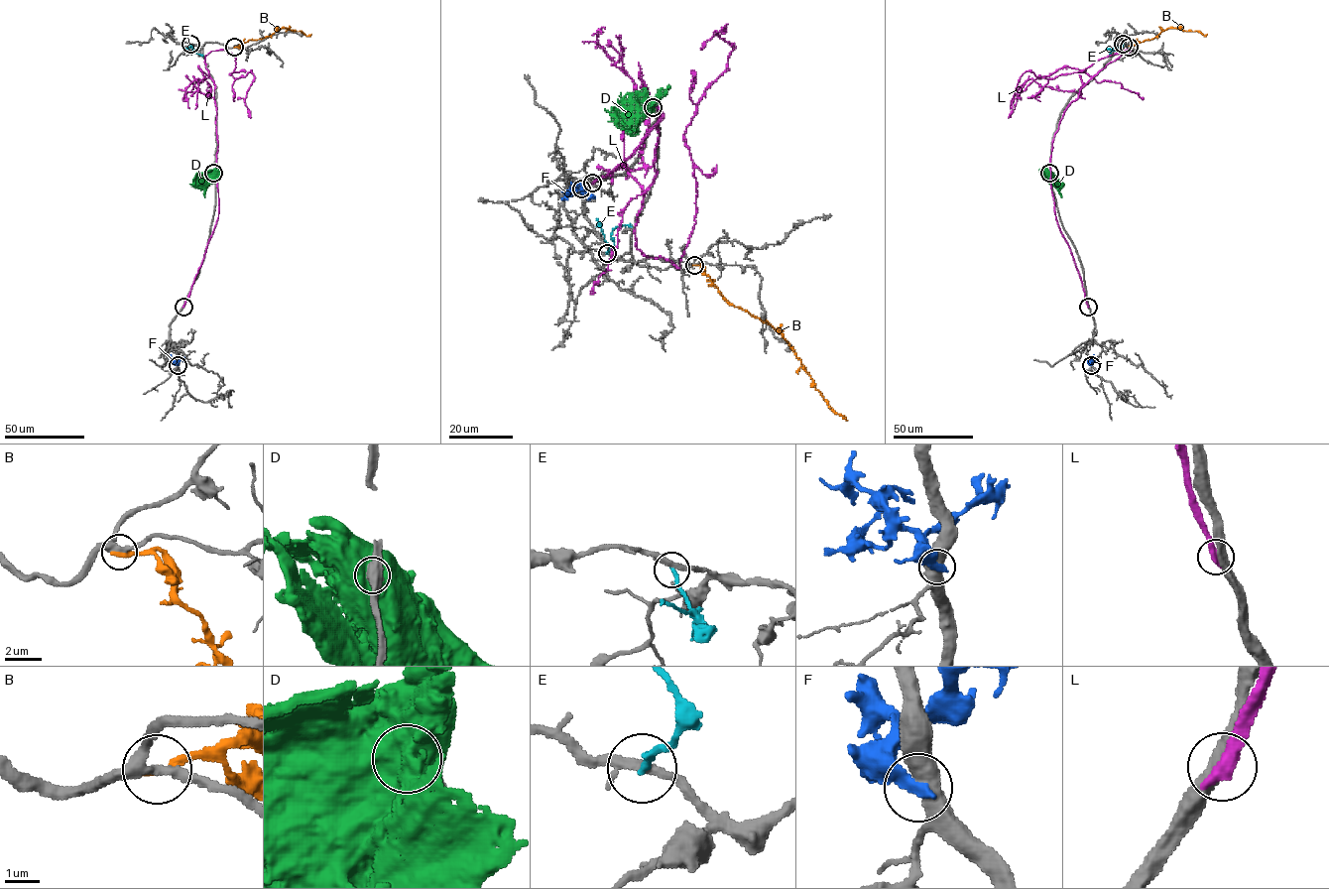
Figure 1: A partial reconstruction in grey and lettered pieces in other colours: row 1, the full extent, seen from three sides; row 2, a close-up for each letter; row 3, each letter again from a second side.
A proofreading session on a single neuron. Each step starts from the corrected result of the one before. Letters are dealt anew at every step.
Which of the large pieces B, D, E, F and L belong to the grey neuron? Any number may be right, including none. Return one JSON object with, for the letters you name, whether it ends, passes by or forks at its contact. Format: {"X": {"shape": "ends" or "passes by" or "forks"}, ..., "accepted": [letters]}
{"accepted": []}

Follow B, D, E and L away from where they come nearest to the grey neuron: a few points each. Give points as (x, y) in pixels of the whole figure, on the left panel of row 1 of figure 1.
B: (234, 47), (249, 40), (268, 37), (282, 28), (301, 31), (307, 36), (311, 34)
D: (213, 173), (204, 197)
E: (190, 44), (193, 51), (202, 56)
L: (183, 307), (218, 218), (211, 51), (235, 57), (235, 78), (254, 75), (250, 118)

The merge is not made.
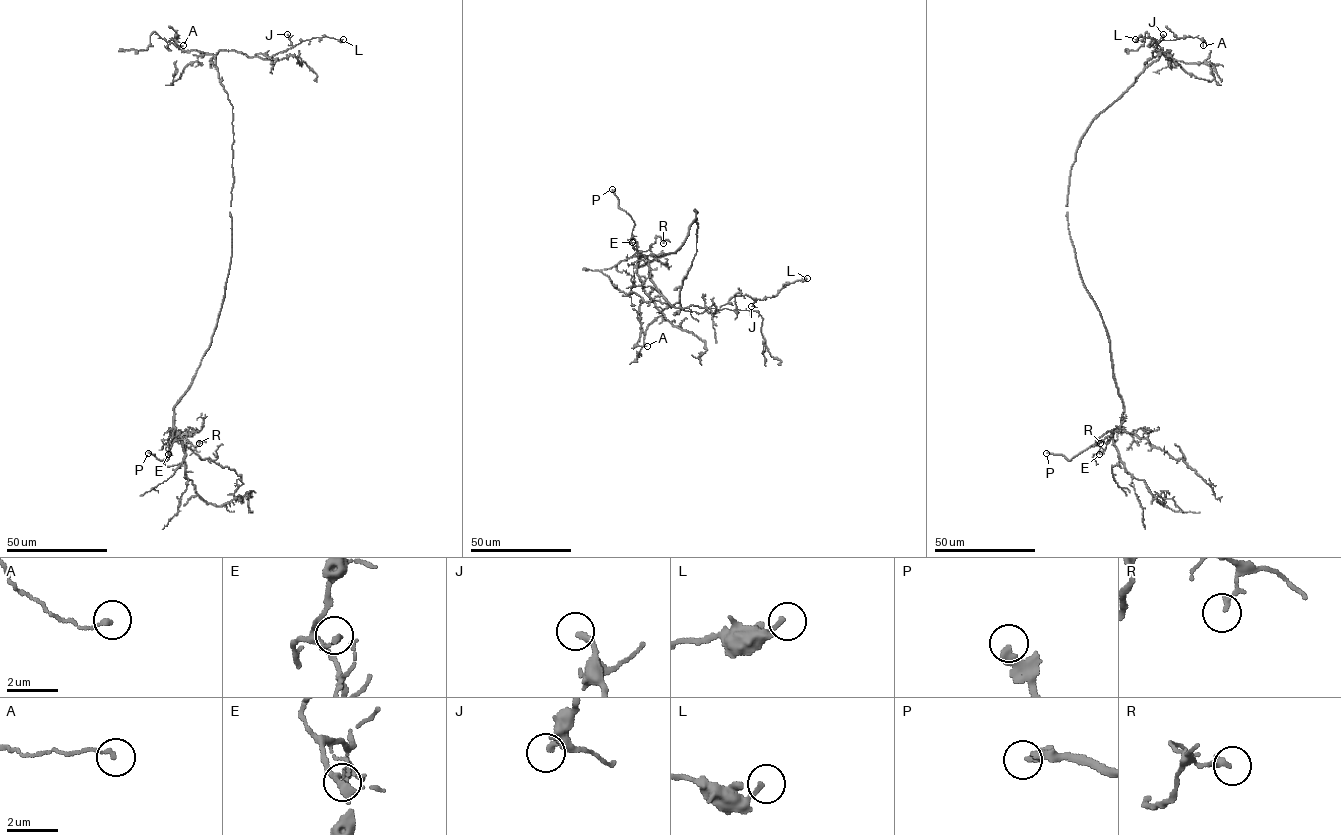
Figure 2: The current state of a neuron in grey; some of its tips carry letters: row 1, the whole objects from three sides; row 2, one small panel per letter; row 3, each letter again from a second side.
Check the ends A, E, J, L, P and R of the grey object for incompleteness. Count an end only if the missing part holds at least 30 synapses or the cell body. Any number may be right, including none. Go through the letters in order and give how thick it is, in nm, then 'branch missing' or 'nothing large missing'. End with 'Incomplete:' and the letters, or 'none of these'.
A: calibre 150 nm; nothing large missing
E: calibre 160 nm; nothing large missing
J: calibre 220 nm; branch missing
L: calibre 150 nm; nothing large missing
P: calibre 360 nm; branch missing
R: calibre 180 nm; nothing large missing
Incomplete: J, P

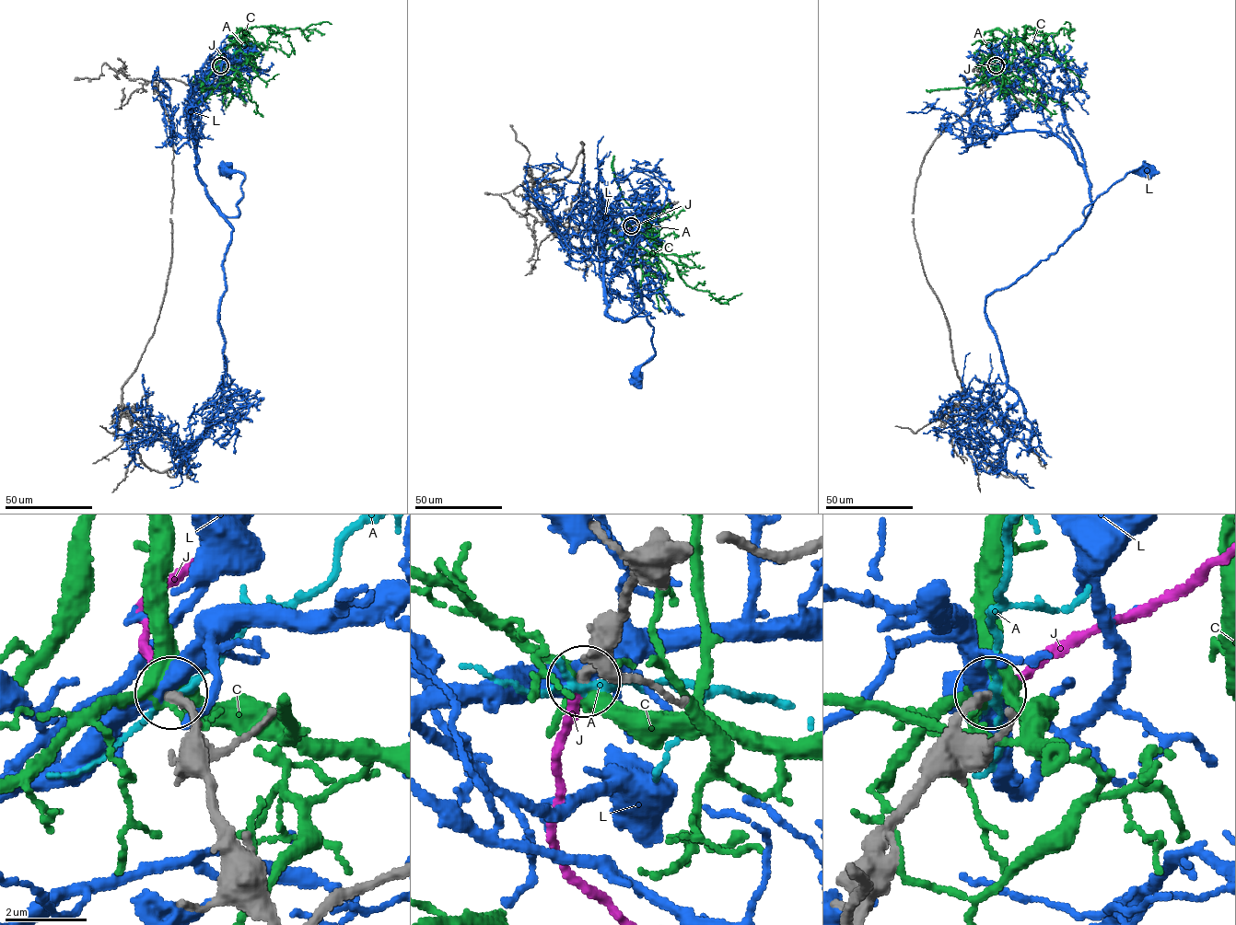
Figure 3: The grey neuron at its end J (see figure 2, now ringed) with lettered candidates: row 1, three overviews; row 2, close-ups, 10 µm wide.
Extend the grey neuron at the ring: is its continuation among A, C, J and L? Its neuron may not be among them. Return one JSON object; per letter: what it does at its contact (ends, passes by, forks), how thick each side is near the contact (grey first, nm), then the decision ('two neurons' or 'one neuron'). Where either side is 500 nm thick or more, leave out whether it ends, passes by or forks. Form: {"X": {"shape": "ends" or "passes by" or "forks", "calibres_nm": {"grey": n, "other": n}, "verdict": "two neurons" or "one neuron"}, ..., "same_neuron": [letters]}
{"A": {"shape": "forks", "calibres_nm": {"grey": 240, "other": 150}, "verdict": "two neurons"}, "C": {"shape": "forks", "calibres_nm": {"grey": 240, "other": 90}, "verdict": "two neurons"}, "J": {"shape": "ends", "calibres_nm": {"grey": 240, "other": 240}, "verdict": "one neuron"}, "L": {"shape": "forks", "calibres_nm": {"grey": 240, "other": 360}, "verdict": "two neurons"}, "same_neuron": ["J"]}

